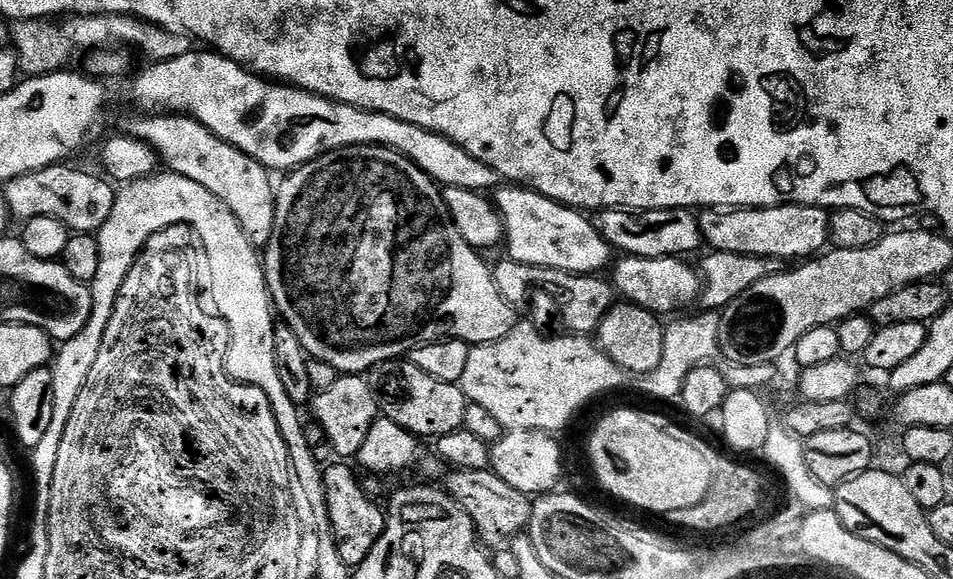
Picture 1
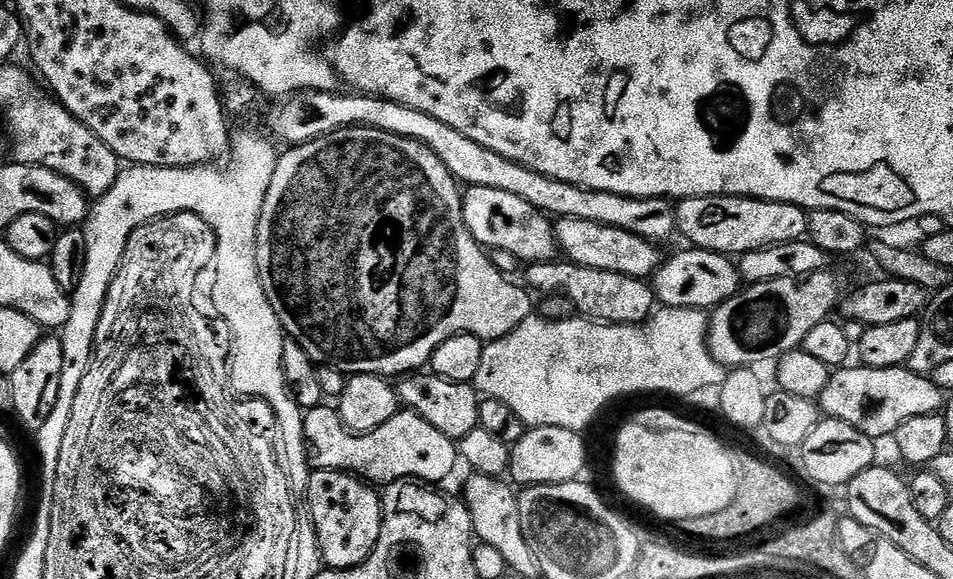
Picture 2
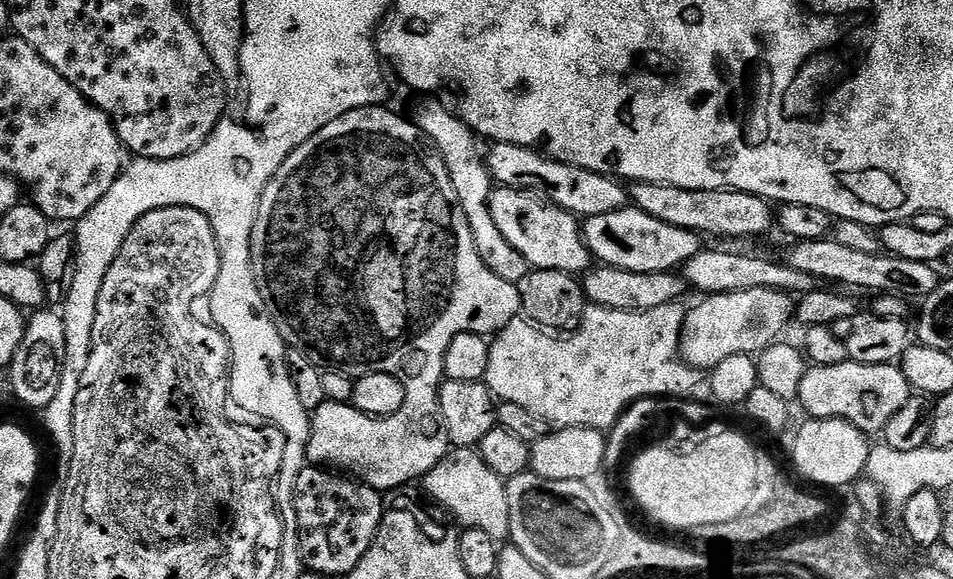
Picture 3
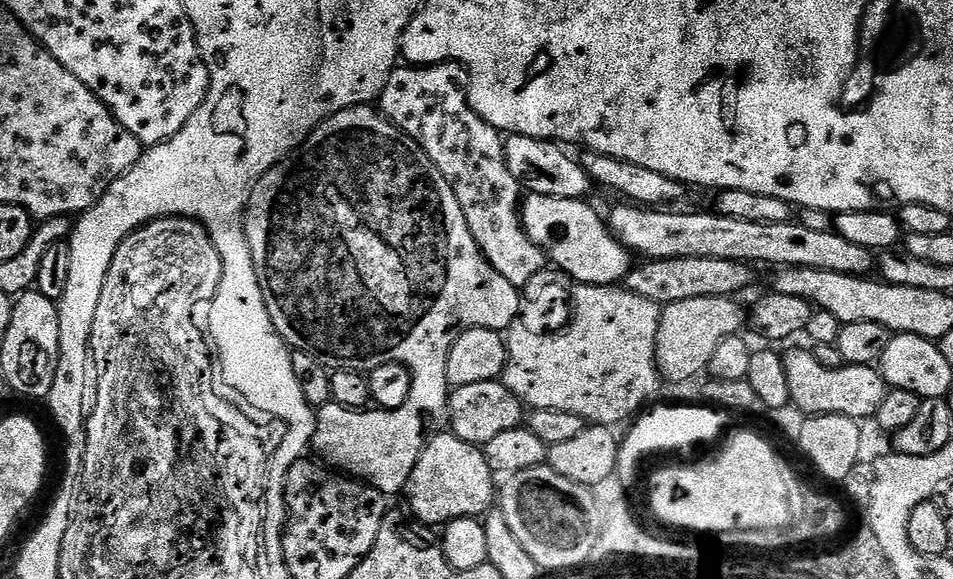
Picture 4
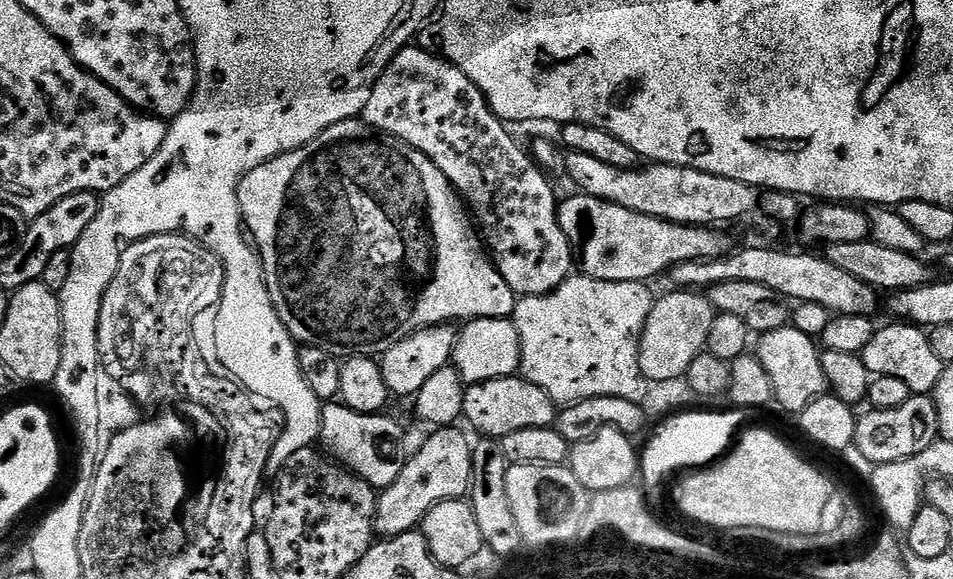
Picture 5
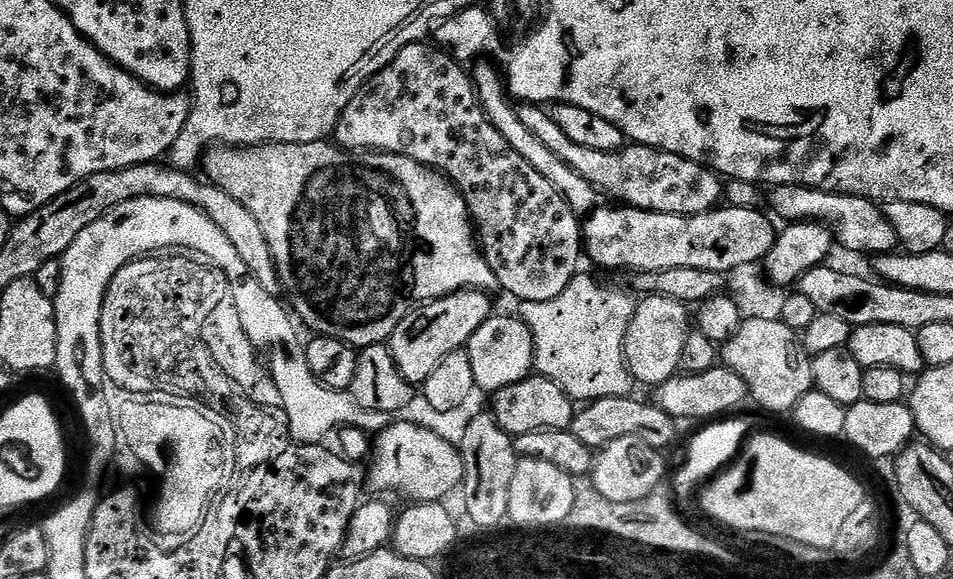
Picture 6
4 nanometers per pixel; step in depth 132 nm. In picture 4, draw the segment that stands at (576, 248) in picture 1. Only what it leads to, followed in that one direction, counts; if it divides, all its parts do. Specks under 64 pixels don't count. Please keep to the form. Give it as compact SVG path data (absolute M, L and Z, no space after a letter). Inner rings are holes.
M628 202L607 213L611 228L628 251L640 258L722 258L749 266L776 264L780 268L813 268L851 276L868 276L874 268L874 256L854 242L846 242L835 230L809 230L799 222L742 222L726 218L715 210L709 212L676 212L680 210L649 210Z

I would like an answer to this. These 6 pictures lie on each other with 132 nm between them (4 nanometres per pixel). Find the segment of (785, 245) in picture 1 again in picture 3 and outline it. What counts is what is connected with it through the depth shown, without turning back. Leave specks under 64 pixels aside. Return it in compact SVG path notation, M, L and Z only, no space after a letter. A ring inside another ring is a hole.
M638 180L631 185L630 200L635 208L650 214L650 218L658 218L658 222L670 222L670 226L682 226L684 230L694 230L704 238L729 236L732 240L740 240L743 236L764 236L774 228L773 205L749 192L734 192L726 188L682 190L678 186Z

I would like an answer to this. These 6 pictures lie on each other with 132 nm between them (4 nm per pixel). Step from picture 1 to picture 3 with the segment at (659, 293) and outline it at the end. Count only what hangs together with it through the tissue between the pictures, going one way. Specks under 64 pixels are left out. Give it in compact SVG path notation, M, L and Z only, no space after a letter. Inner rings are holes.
M702 250L694 254L682 266L682 275L689 289L697 288L700 294L717 296L731 292L749 292L759 288L769 288L789 294L814 292L818 280L810 274L802 274L802 270L794 270L789 264L779 259L767 260L764 256L743 256L740 252L708 252Z

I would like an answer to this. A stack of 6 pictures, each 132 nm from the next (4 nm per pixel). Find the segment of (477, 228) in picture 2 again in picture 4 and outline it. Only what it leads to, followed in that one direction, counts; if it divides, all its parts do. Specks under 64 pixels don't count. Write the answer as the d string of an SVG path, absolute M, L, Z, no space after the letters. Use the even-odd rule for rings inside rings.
M529 195L522 204L524 229L545 257L577 285L619 285L634 267L633 253L612 233L607 219L599 216L588 203L587 199Z

